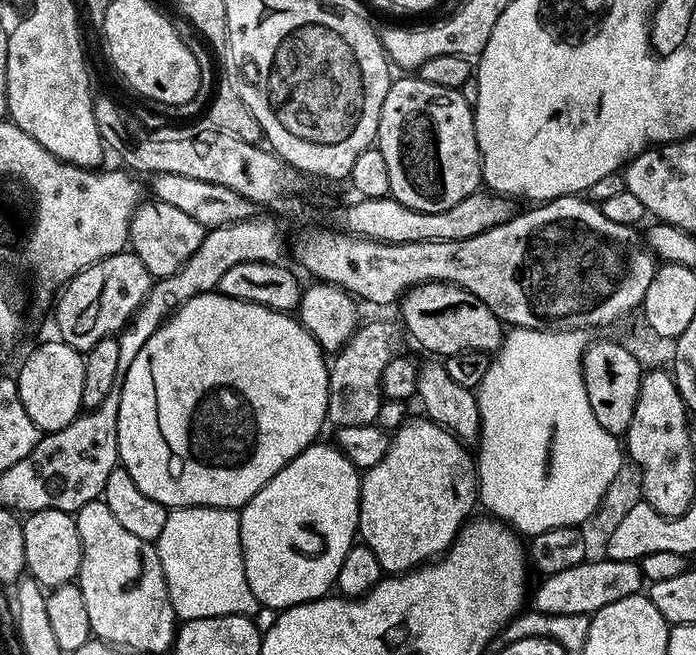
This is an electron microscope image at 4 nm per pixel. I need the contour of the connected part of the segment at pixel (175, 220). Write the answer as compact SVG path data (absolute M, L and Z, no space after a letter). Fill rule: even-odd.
M148 198L134 210L128 231L128 243L149 274L159 278L174 274L174 270L184 265L186 258L190 258L190 254L194 254L194 250L202 246L205 231L201 224L190 218L190 214L182 214L182 210L175 206Z

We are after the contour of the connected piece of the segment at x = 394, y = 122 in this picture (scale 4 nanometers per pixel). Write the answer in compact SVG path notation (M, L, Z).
M404 74L401 78L393 79L392 85L386 90L386 102L382 102L382 114L376 131L376 144L380 149L382 158L386 158L386 171L390 173L390 195L393 200L402 202L414 210L423 212L437 212L438 210L450 210L457 202L462 202L471 192L481 187L482 177L480 174L480 147L476 141L476 118L473 105L466 102L466 98L458 88L447 88L446 86L433 86L431 82L421 80L419 75Z

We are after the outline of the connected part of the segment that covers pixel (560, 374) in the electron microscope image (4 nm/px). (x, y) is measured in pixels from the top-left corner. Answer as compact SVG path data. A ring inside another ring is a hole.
M512 328L505 335L494 359L486 370L486 378L482 378L480 387L475 389L476 401L480 407L480 456L476 460L478 473L478 500L484 504L485 513L499 518L503 523L511 526L517 533L531 538L542 534L546 530L555 528L575 528L583 525L583 520L588 520L596 512L596 507L604 500L608 487L616 480L620 472L620 456L622 460L622 444L617 437L610 435L602 426L596 424L594 410L590 410L590 398L586 398L586 382L582 378L582 358L584 349L588 347L590 340L583 331L569 330L558 332L542 328Z

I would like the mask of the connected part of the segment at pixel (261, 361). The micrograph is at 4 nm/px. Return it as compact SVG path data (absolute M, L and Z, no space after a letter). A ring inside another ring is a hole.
M219 290L211 292L203 292L194 298L190 298L186 303L180 305L163 324L160 325L153 336L145 342L142 350L138 350L138 358L134 358L134 362L130 362L130 370L123 373L122 383L119 385L120 405L118 406L118 454L120 455L119 463L130 474L130 478L134 478L138 490L142 490L142 494L146 494L146 498L154 498L154 502L164 505L165 508L171 510L174 508L231 508L239 510L250 502L250 498L254 498L254 494L258 494L258 490L262 490L262 486L266 482L270 482L270 478L274 478L274 474L278 474L278 470L282 470L294 458L298 458L298 454L302 454L302 450L306 450L310 445L317 443L320 427L325 426L328 419L327 416L327 380L328 380L329 361L326 354L318 346L318 342L300 323L295 315L279 312L273 308L267 308L261 304L254 302L242 302L238 298L230 298L223 296Z

